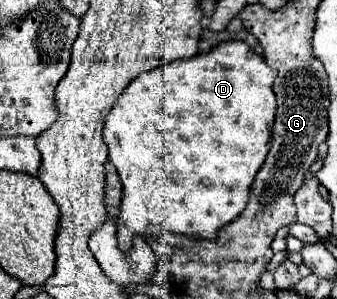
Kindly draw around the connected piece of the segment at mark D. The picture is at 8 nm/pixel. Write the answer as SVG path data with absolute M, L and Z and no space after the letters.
M230 39L230 41L218 43L208 53L198 53L192 59L178 59L178 61L168 63L166 67L156 67L144 75L138 75L136 81L132 81L122 91L122 97L116 101L116 105L112 107L112 111L106 117L104 141L106 141L108 151L110 151L108 159L116 167L118 177L120 177L122 187L124 187L122 203L120 203L120 215L118 215L118 243L120 243L120 247L124 247L124 251L132 243L134 235L148 237L154 233L160 235L162 231L212 239L220 227L224 227L226 223L230 223L232 219L236 219L242 213L242 209L246 207L246 201L248 201L248 191L252 187L252 181L254 181L258 169L262 167L262 163L268 155L268 149L270 149L272 123L274 123L274 115L276 115L276 95L272 89L274 79L276 79L276 71L264 63L262 55L256 55L254 49L248 47L244 41Z

